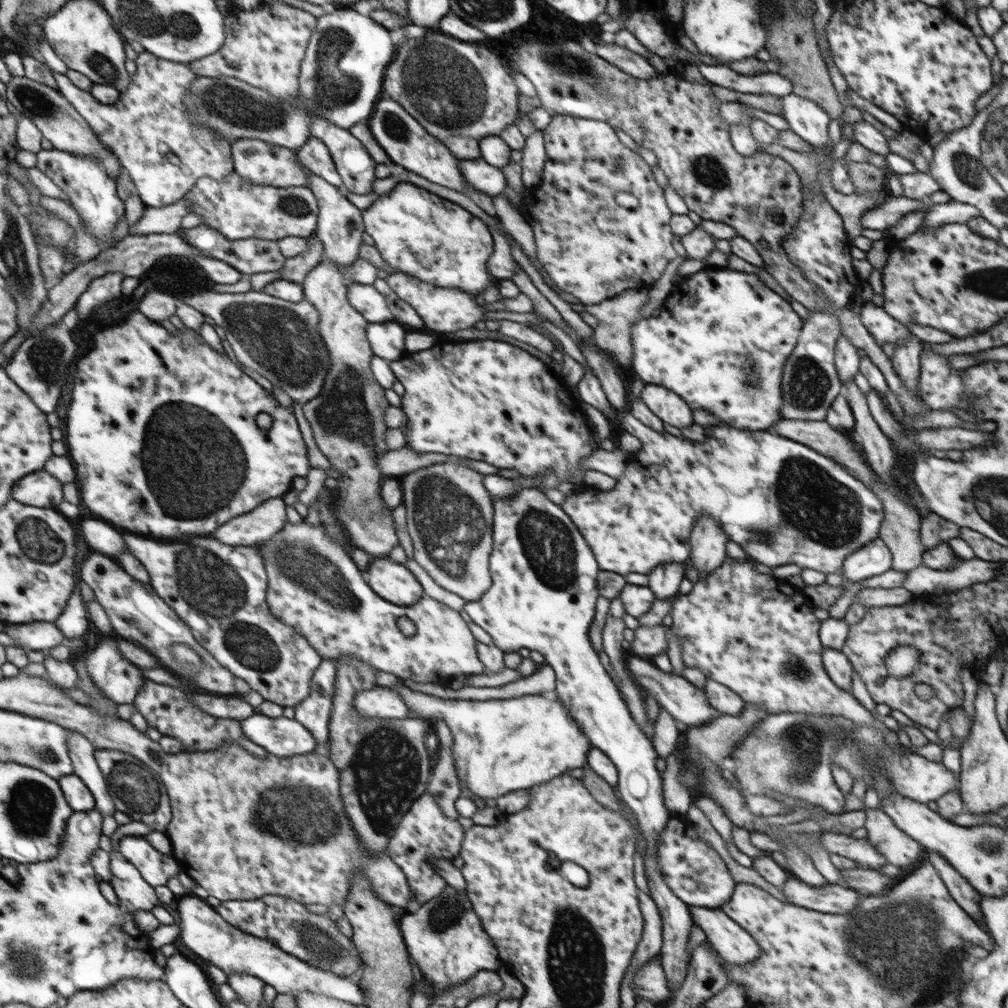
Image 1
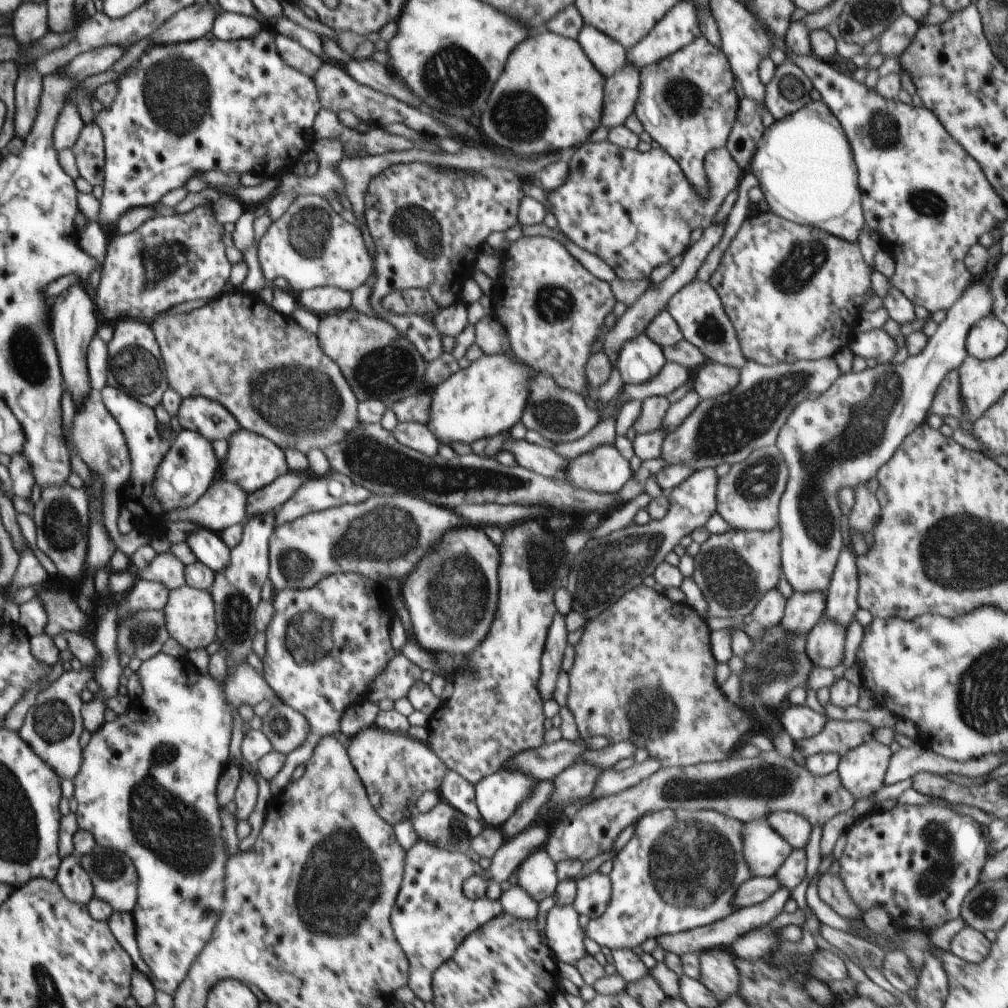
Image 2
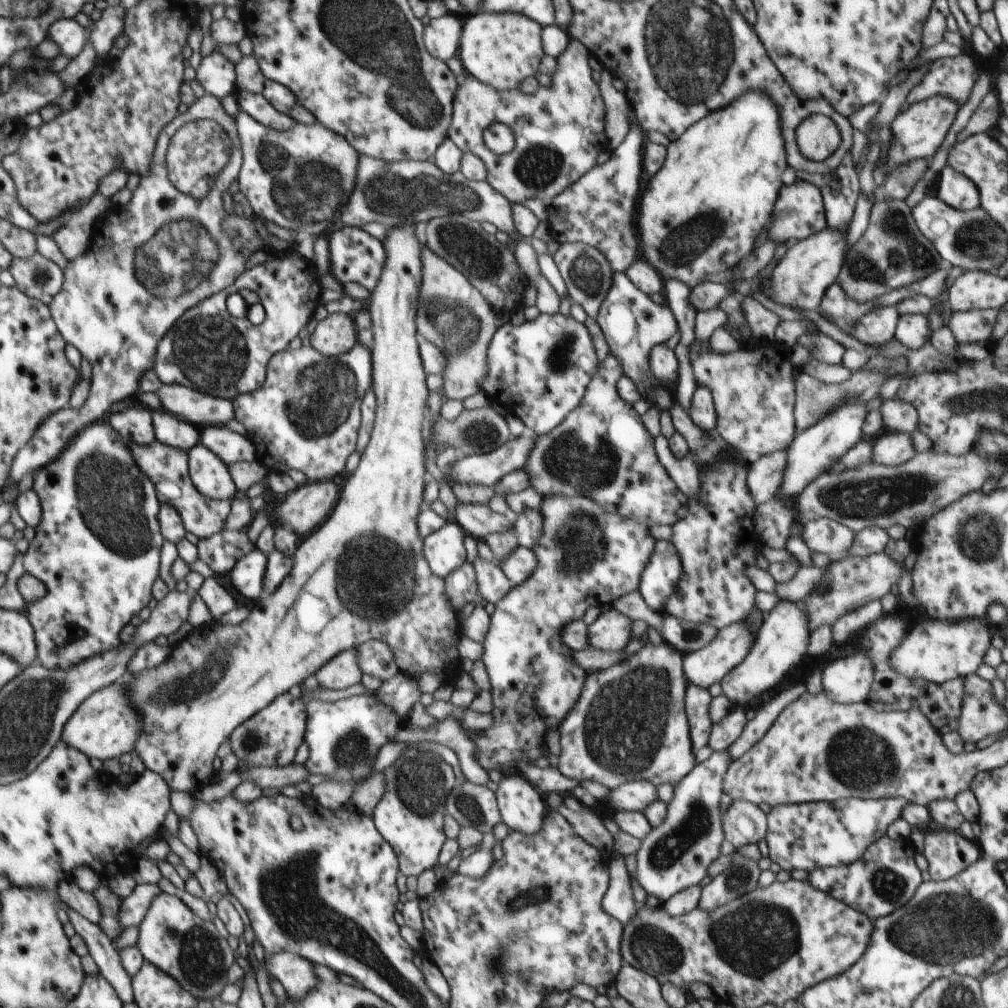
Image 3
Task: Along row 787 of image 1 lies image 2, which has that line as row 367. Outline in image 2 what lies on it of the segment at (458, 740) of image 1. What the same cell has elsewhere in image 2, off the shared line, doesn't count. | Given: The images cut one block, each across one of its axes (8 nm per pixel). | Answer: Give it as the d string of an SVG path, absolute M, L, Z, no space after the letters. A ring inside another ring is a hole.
M483 354L470 366L434 387L427 427L441 443L449 446L455 442L472 444L476 440L510 431L521 420L528 402L532 370L525 362L508 358L507 354Z

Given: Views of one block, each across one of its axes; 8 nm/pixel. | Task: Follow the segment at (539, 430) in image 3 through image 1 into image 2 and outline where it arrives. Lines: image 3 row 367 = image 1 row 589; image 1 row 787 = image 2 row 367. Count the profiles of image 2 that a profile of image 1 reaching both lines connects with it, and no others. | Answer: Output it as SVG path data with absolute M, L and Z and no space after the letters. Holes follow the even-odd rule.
M645 332L624 343L617 358L624 385L648 382L662 370L666 361L661 347Z

